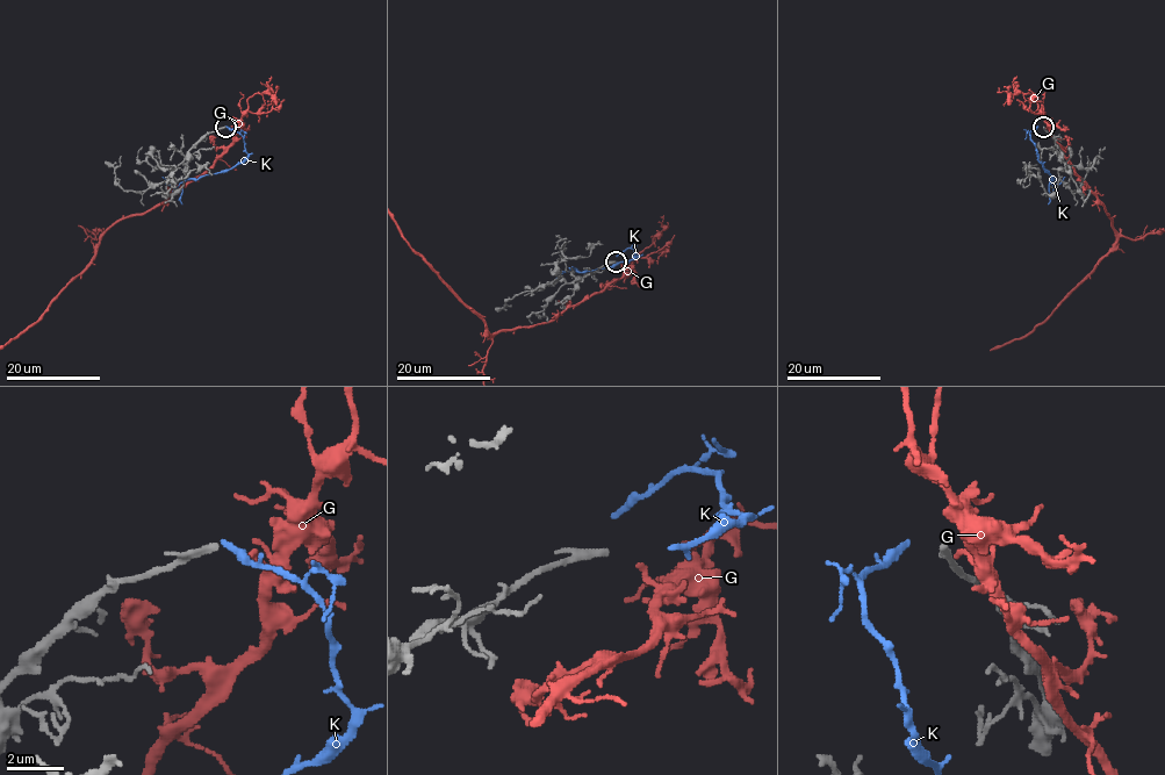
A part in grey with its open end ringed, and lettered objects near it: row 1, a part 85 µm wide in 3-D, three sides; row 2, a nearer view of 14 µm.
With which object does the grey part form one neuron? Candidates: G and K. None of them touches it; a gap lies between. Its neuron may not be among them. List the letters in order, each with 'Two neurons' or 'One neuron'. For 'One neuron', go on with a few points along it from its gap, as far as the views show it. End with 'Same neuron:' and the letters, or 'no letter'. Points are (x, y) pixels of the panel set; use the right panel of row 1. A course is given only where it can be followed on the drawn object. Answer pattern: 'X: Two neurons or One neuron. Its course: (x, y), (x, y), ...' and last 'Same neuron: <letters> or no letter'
G: Two neurons
K: Two neurons
Same neuron: no letter

